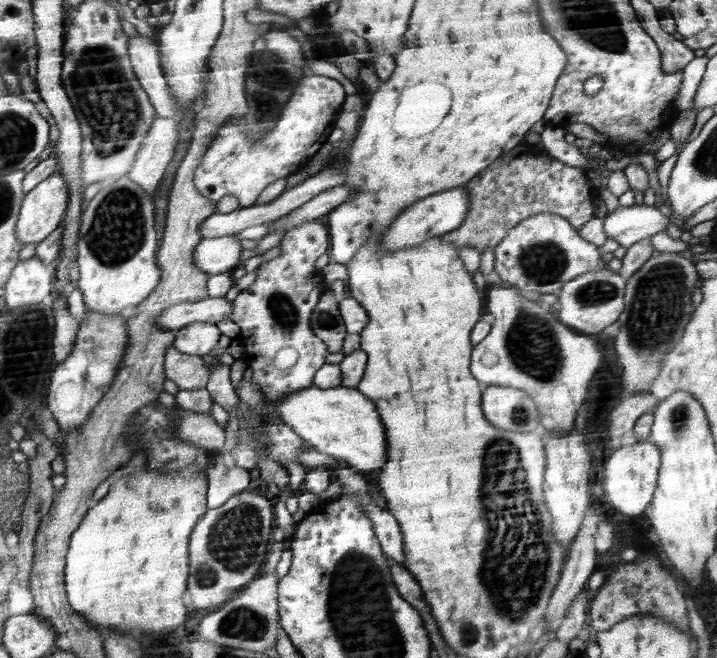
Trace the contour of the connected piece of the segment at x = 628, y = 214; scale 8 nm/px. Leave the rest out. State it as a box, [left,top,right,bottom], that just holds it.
[603,204,674,248]

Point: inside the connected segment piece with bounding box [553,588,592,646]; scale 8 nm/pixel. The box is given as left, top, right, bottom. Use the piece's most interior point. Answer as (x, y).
(575, 619)

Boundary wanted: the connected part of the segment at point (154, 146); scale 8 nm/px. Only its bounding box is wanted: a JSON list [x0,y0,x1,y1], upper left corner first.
[129,114,178,194]

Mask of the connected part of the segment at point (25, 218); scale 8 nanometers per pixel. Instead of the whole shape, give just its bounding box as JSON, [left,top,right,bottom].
[17,166,71,245]

